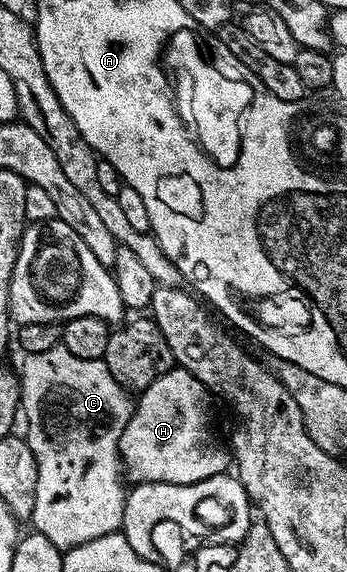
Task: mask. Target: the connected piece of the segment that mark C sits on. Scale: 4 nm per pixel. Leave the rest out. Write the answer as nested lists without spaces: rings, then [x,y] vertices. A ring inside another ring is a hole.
[[[63,344],[50,348],[46,352],[27,355],[23,359],[24,367],[19,367],[18,377],[20,380],[20,404],[22,407],[22,422],[28,425],[26,437],[30,448],[36,457],[38,464],[38,484],[36,485],[36,495],[34,496],[34,508],[32,509],[31,525],[34,524],[35,533],[46,536],[50,544],[54,544],[62,552],[67,552],[78,544],[84,544],[86,540],[96,540],[98,536],[117,533],[124,524],[124,500],[126,497],[125,487],[120,487],[122,482],[122,463],[120,460],[120,437],[126,428],[126,424],[132,419],[134,402],[129,391],[124,390],[110,376],[110,368],[106,368],[103,360],[78,360],[74,352],[70,352]]]

